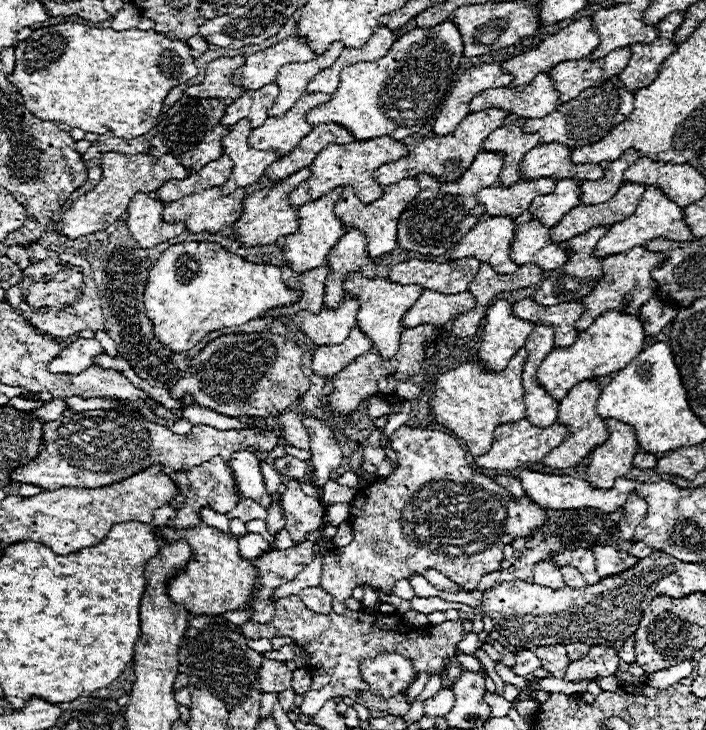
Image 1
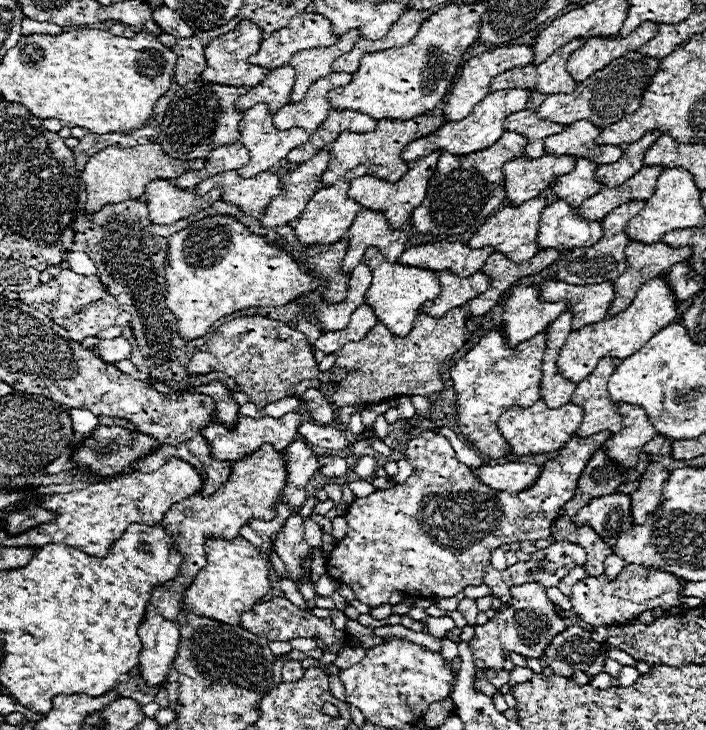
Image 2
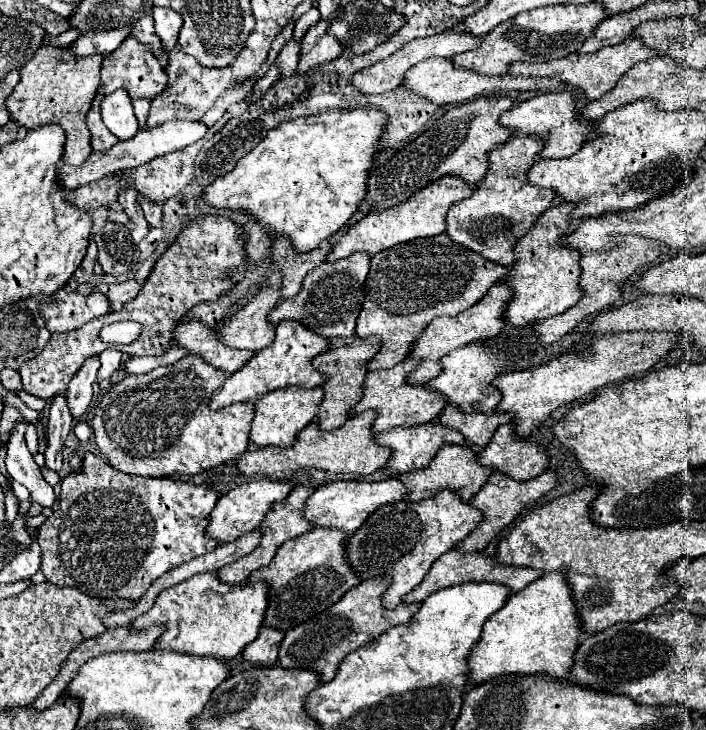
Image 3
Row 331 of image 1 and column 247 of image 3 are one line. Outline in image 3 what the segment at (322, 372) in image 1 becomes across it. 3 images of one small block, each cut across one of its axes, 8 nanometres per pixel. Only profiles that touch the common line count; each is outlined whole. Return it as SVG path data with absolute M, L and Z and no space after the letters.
M186 322L178 324L174 332L174 346L182 346L188 354L198 354L206 364L232 374L244 366L246 360L252 358L248 350L234 350L216 340L216 332L206 328L202 322Z

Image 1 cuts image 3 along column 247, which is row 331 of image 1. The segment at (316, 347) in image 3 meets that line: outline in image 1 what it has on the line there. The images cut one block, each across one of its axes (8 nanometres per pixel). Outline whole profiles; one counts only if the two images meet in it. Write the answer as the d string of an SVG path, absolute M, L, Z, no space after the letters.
M360 272L348 274L344 280L344 292L356 294L360 300L358 308L358 328L372 338L374 346L380 350L382 358L392 358L400 348L400 334L402 334L402 316L414 306L414 302L420 298L424 288L416 284L396 284L388 278L366 278Z

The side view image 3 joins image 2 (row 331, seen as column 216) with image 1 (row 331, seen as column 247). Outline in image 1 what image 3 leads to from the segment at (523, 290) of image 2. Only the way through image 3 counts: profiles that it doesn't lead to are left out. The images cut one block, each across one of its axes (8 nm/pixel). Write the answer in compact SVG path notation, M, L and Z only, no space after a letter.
M498 300L486 312L478 358L494 372L504 370L510 358L526 344L534 326L534 322L512 316L508 300Z

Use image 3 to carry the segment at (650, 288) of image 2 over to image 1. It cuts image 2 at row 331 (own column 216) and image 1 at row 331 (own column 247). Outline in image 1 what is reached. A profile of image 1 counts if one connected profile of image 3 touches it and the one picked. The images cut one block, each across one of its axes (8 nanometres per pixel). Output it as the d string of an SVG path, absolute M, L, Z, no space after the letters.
M608 310L594 320L590 328L578 334L578 340L568 348L554 348L538 368L538 382L556 400L562 400L570 388L594 376L606 376L610 372L622 370L632 358L636 358L646 344L644 324L640 314L624 314L618 310Z

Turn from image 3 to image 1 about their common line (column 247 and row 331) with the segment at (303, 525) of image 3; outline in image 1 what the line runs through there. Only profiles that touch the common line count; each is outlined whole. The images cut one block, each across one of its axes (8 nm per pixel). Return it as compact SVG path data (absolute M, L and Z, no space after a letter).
M524 298L514 304L516 316L536 322L536 324L552 326L556 330L554 348L566 348L576 342L580 332L574 326L580 320L580 316L584 314L584 310L586 310L586 306L580 300L578 302L562 302L556 306L540 306L540 304L532 302L532 298Z

